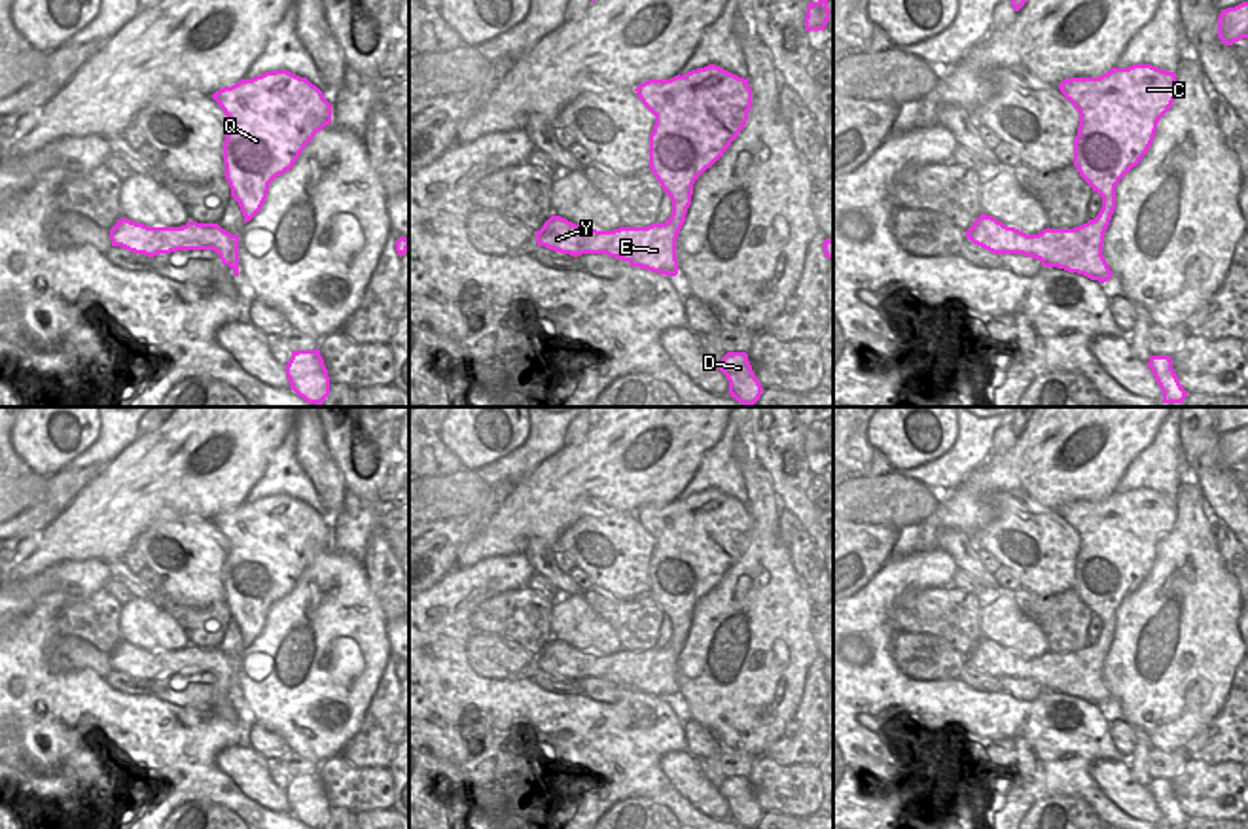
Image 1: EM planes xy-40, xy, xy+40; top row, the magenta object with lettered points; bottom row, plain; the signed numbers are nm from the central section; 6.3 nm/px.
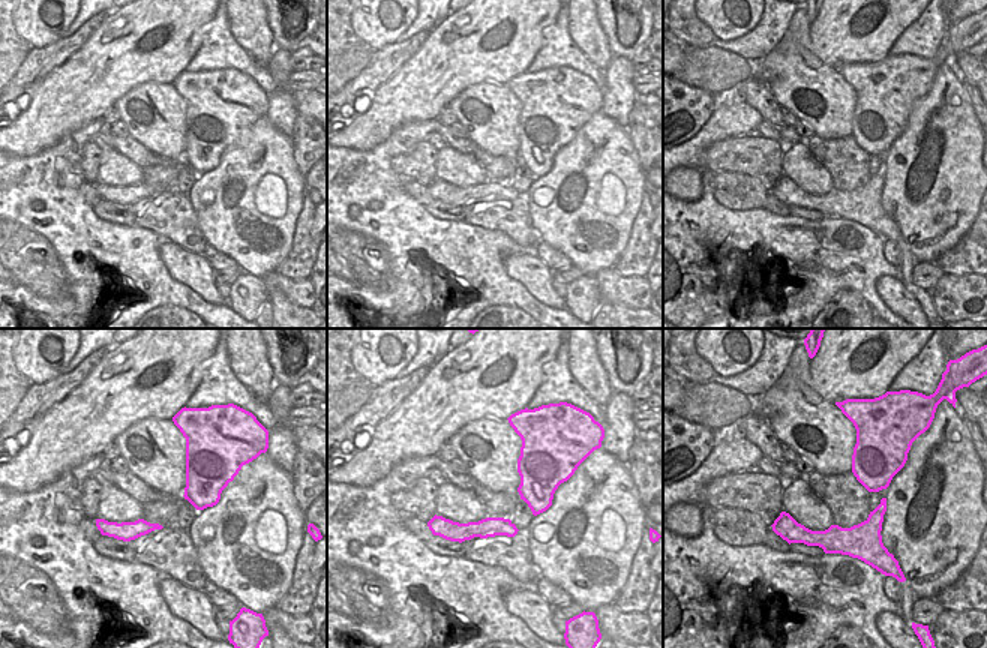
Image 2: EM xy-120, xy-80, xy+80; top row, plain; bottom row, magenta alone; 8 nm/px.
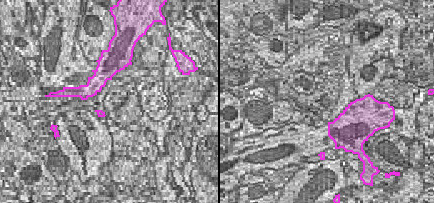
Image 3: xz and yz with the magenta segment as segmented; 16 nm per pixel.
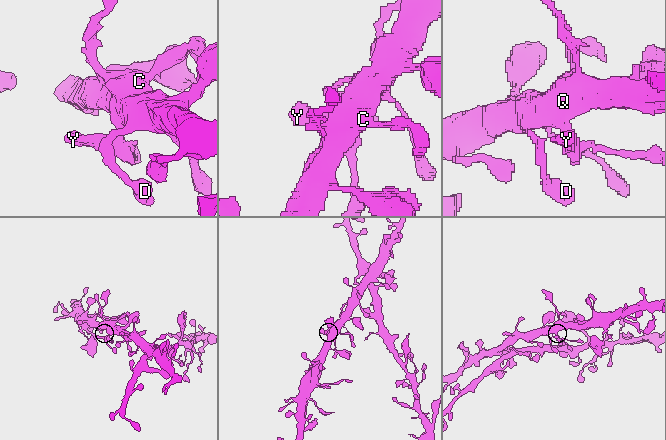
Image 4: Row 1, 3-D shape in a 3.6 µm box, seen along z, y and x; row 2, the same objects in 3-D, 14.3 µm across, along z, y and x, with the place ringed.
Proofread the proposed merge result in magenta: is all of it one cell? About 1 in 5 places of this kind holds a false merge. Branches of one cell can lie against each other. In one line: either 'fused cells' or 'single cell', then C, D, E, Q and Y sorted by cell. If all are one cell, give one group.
single cell; C D E Q Y

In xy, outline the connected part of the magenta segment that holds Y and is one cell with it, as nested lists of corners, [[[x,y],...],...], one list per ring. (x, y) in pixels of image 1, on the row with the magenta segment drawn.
[[[716,64],[670,79],[648,79],[636,89],[655,115],[650,134],[650,170],[672,201],[665,223],[597,231],[551,216],[536,231],[538,246],[570,254],[606,254],[633,267],[676,276],[676,238],[691,204],[695,180],[710,168],[748,121],[752,89]]]

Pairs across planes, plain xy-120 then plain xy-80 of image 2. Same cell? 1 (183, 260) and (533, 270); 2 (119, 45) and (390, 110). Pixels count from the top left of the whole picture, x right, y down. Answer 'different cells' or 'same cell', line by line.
1: same cell
2: same cell

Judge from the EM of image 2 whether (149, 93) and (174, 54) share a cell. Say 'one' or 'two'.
two

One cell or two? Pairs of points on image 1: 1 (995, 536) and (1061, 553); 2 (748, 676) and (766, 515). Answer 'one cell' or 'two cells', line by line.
1: one cell
2: one cell

